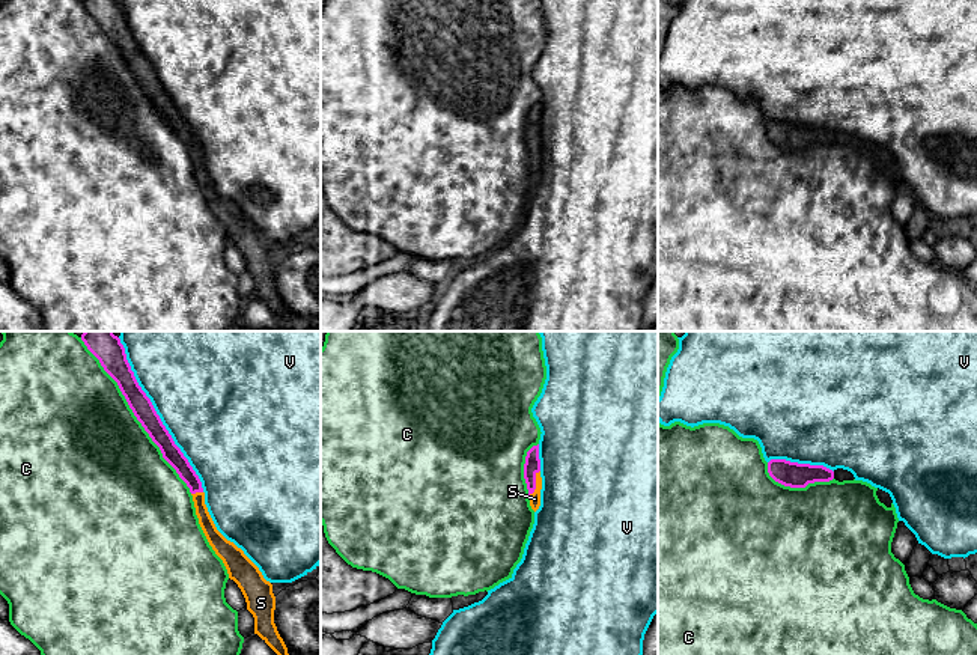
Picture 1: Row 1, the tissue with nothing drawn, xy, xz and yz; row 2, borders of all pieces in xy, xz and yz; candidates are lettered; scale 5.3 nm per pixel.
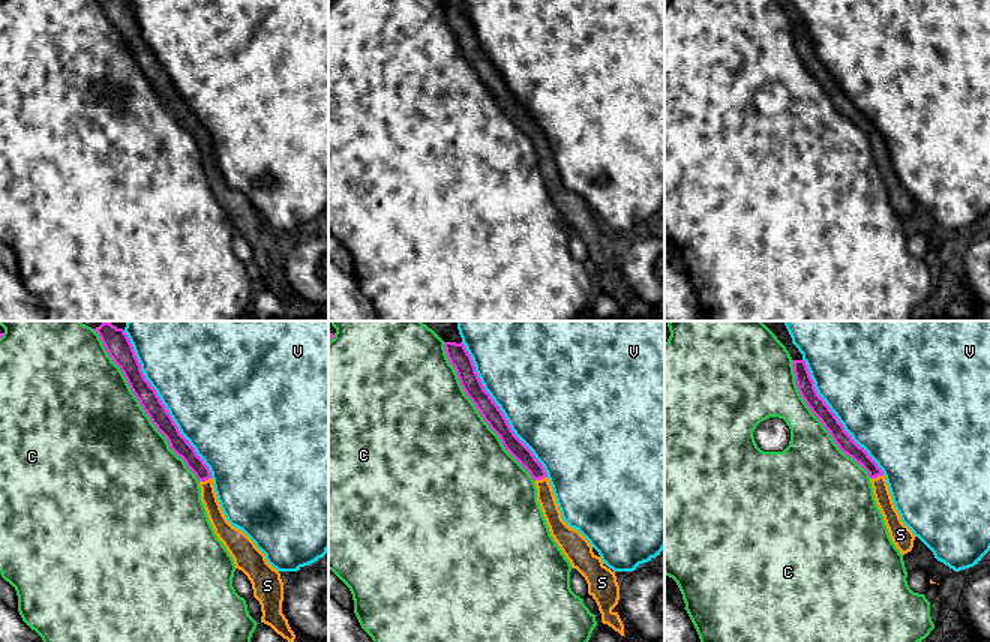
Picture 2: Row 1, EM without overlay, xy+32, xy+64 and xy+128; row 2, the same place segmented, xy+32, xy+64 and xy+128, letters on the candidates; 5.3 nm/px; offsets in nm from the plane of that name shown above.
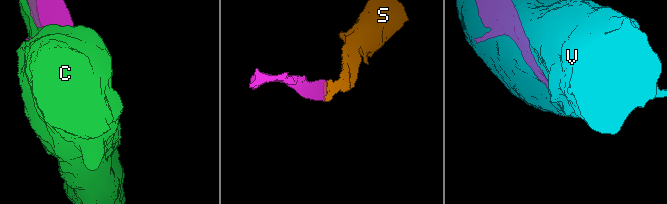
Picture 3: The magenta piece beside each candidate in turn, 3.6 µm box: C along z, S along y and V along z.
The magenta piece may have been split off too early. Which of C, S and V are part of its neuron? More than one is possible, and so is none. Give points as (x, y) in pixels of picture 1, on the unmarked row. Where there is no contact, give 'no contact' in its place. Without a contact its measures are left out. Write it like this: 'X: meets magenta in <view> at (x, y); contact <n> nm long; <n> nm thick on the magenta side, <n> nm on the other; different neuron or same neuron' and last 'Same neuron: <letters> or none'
C: meets magenta in xy at (134, 77); contact 1000 nm long; 120 nm thick on the magenta side, 500 nm on the other; different neuron
S: meets magenta in xz at (535, 146); contact 160 nm long; 90 nm thick on the magenta side, 60 nm on the other; same neuron
V: meets magenta in xy at (157, 77); contact 950 nm long; 120 nm thick on the magenta side, 500 nm on the other; different neuron
Same neuron: S

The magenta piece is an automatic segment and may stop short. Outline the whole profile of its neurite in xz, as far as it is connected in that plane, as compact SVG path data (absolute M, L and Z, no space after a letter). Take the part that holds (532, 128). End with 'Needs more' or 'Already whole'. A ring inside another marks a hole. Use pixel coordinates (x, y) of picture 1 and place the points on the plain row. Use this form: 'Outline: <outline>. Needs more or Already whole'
Outline: M539 107L533 108L527 114L524 126L524 142L528 152L530 169L536 175L540 169L540 152L542 152Z. Needs more

